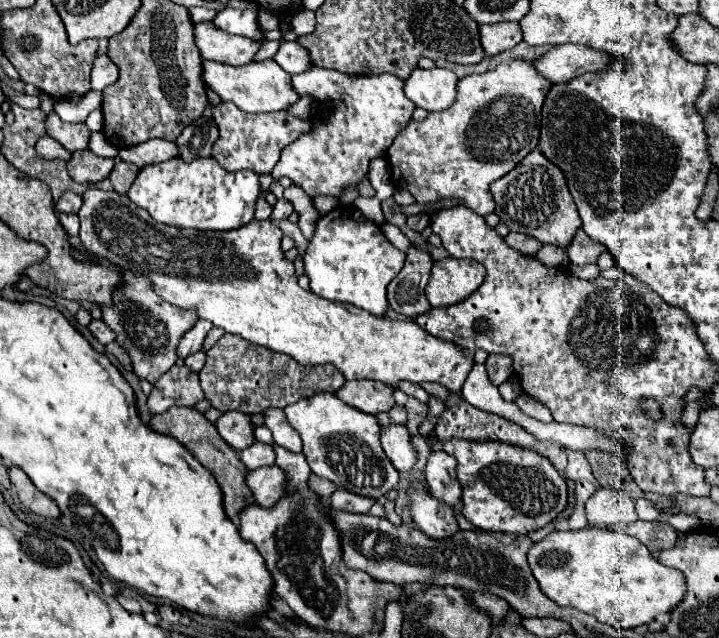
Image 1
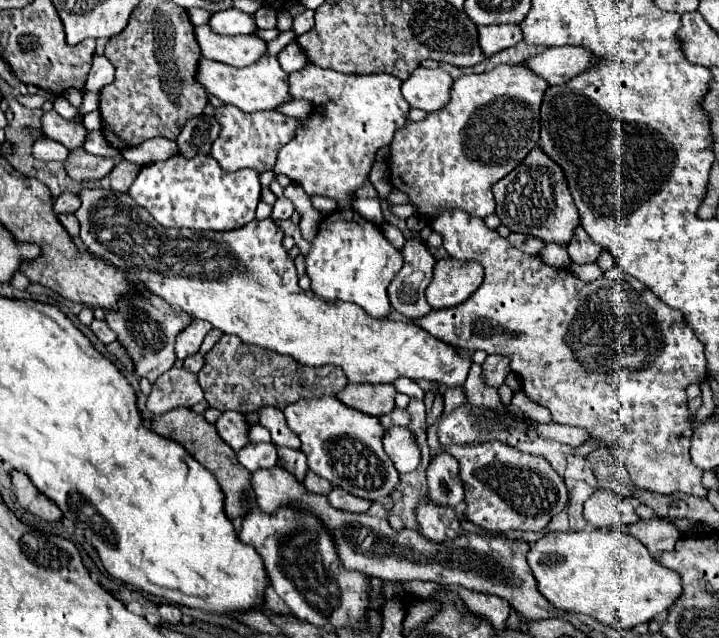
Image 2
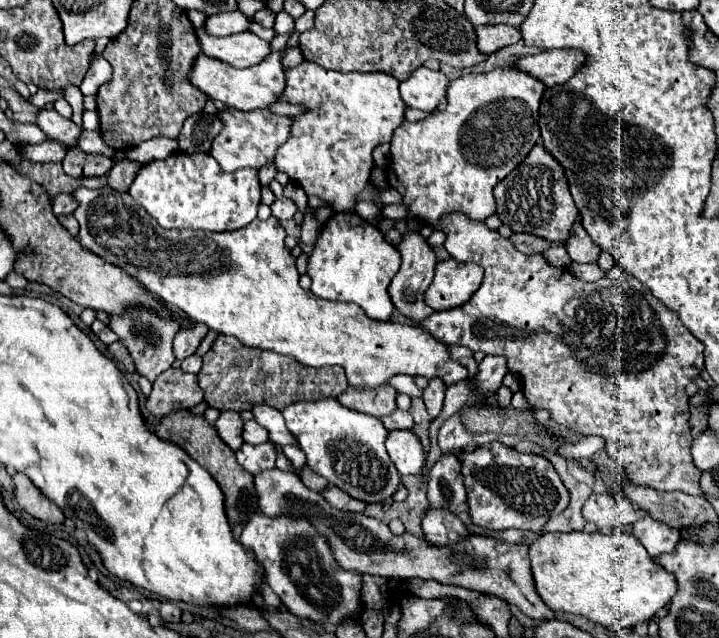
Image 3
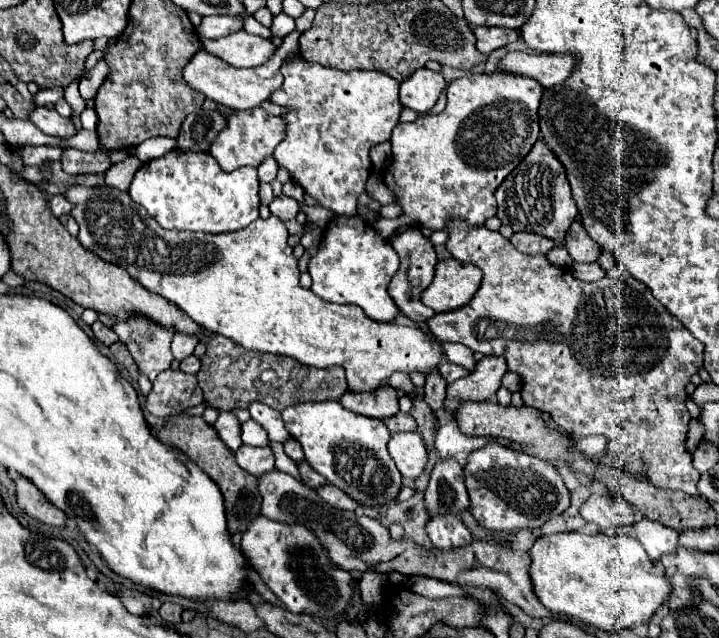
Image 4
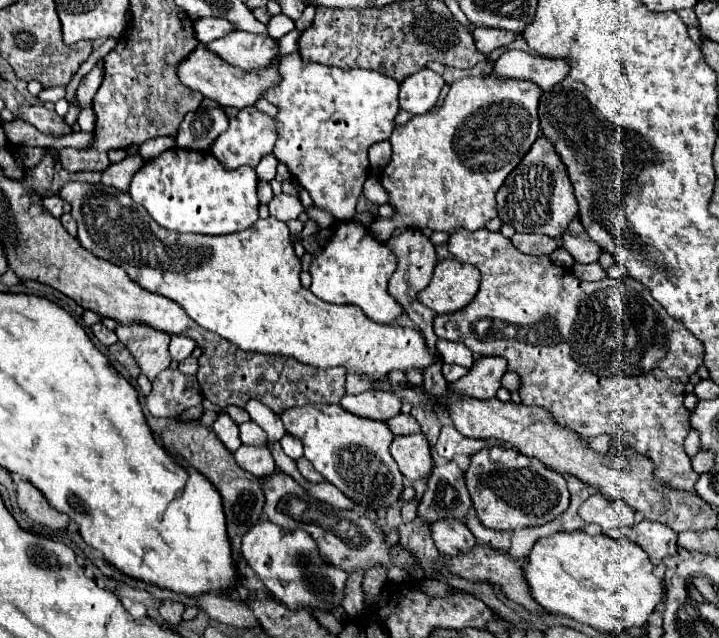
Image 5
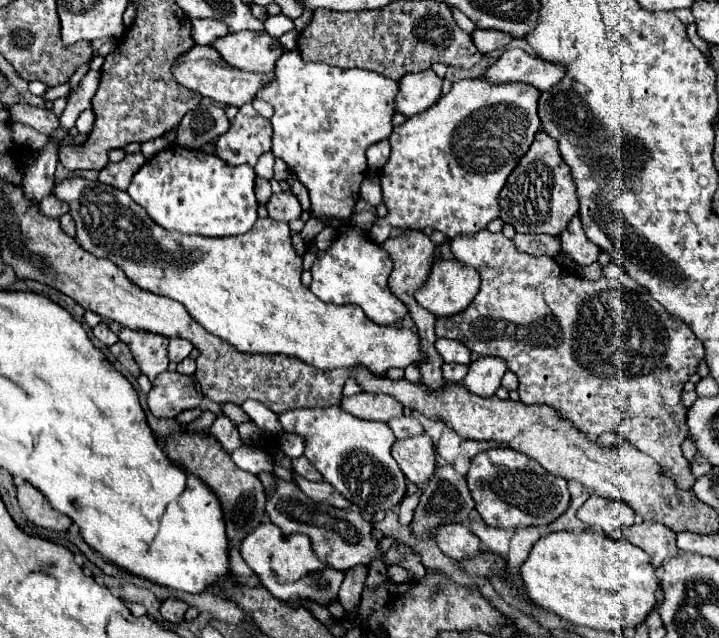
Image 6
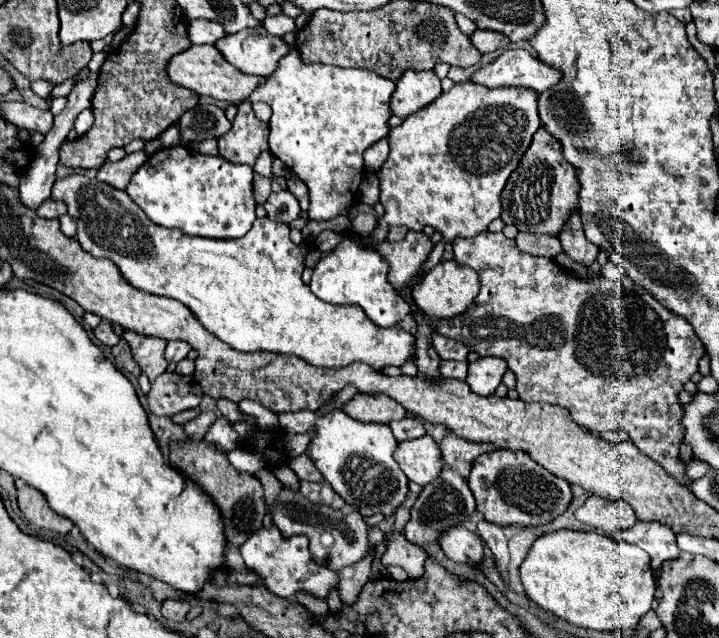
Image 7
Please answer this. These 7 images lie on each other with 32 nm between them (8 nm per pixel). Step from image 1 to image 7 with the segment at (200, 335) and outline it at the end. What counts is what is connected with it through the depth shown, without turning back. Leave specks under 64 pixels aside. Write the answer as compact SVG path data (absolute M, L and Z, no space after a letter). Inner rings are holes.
M172 340L172 342L168 342L168 346L166 346L166 360L176 364L176 362L184 360L190 350L192 350L192 348L190 348L184 340Z

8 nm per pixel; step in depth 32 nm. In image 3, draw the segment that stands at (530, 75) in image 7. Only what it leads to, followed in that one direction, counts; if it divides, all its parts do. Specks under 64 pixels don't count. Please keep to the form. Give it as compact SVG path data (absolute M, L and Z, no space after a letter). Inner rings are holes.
M544 50L536 56L522 56L516 62L510 62L510 66L516 66L528 74L532 74L538 80L544 80L544 84L556 86L568 82L586 62L584 52L580 50Z

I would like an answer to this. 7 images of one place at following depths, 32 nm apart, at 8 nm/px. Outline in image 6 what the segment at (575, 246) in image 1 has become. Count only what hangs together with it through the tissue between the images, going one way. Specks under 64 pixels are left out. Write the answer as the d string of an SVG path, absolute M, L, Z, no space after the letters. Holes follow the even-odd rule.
M574 216L568 228L560 234L560 244L562 244L562 250L570 254L576 264L582 264L582 266L596 262L600 256L600 248L588 242L578 216Z

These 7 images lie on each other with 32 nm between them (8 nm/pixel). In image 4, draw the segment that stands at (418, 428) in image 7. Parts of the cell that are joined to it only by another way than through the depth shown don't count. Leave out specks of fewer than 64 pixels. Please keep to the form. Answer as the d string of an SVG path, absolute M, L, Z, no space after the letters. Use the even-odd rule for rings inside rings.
M396 412L396 416L384 418L382 422L386 424L386 428L390 432L414 432L416 430L414 418L410 414L406 414L406 412Z

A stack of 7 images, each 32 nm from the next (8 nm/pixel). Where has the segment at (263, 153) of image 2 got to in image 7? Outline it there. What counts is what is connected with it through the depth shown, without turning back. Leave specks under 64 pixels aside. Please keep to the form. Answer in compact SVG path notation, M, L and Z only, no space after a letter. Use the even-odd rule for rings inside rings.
M244 102L238 106L230 132L218 138L218 154L232 164L254 166L264 150L268 150L268 122L258 120L250 102Z

